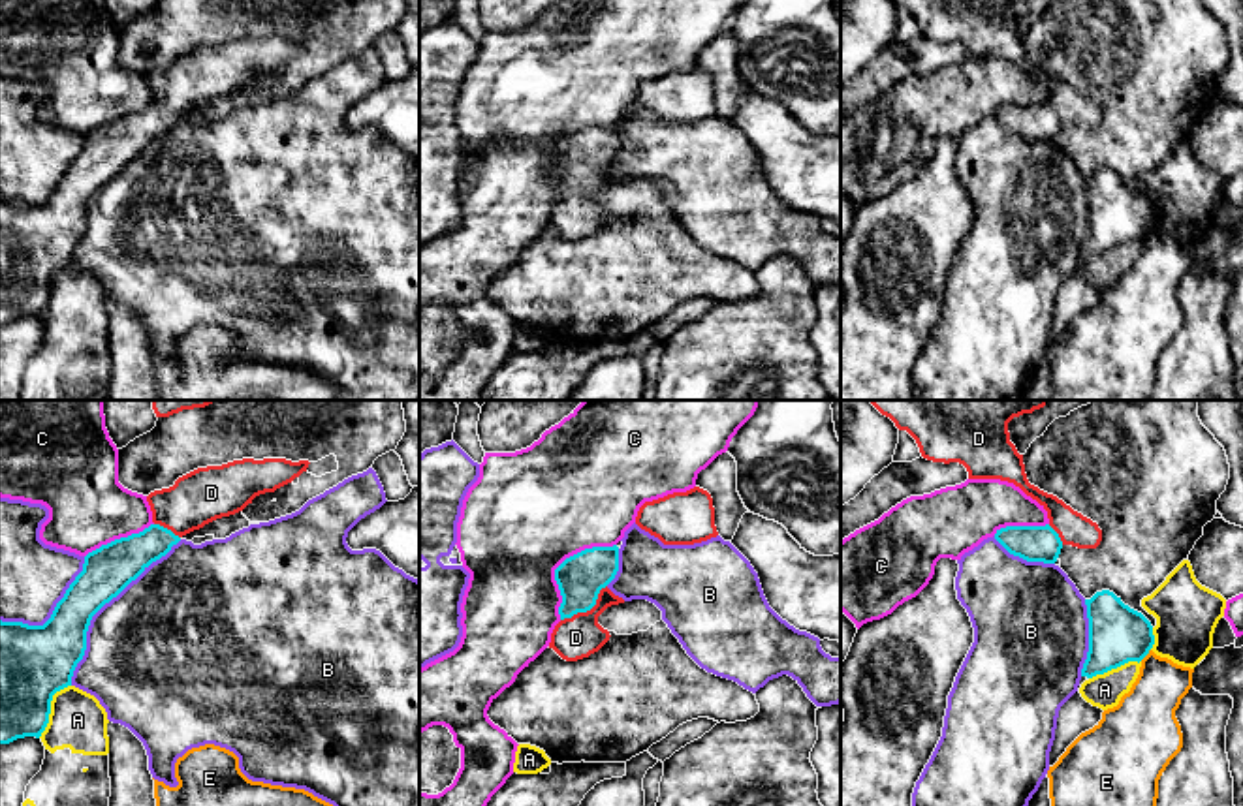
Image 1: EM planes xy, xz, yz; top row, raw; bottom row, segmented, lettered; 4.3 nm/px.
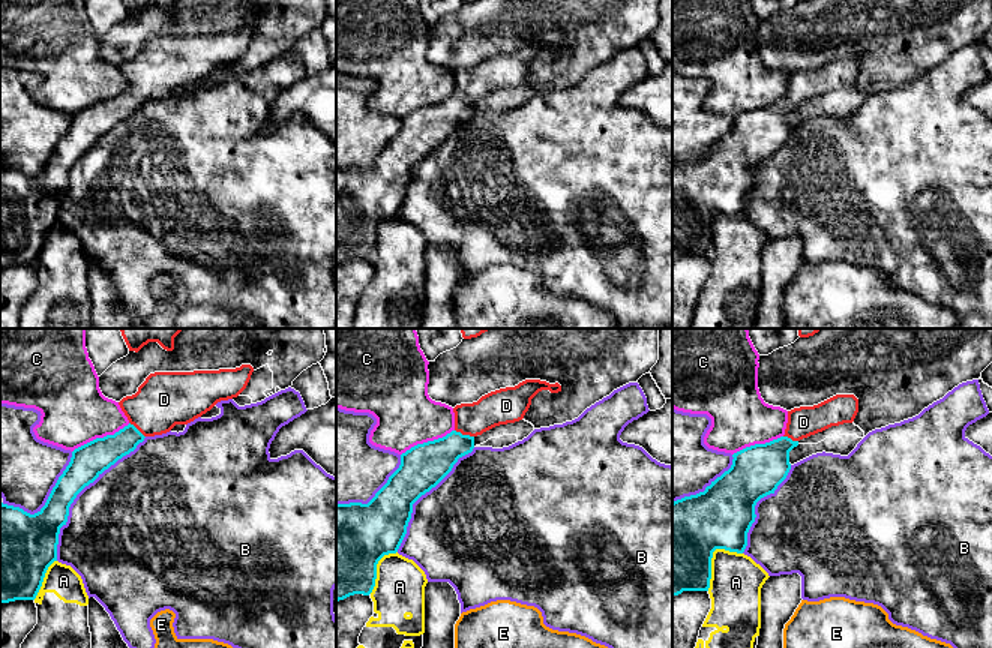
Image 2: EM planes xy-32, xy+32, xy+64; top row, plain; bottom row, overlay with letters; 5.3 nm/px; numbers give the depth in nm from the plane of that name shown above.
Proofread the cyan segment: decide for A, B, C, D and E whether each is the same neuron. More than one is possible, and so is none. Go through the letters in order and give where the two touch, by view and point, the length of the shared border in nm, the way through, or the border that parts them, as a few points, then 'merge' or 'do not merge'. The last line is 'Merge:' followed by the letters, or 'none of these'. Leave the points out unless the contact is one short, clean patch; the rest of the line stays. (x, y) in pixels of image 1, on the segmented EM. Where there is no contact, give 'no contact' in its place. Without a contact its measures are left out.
A: contact xy (49, 709); length 280 nm; do not merge
B: contact xy (102, 605); length 800 nm; do not merge
C: contact xz (561, 564); length 400 nm; do not merge
D: contact xz (587, 609); length 260 nm; merge
E: contact yz (1146, 654); length 70 nm; border yz (1149, 649), (1140, 660); do not merge
Merge: D

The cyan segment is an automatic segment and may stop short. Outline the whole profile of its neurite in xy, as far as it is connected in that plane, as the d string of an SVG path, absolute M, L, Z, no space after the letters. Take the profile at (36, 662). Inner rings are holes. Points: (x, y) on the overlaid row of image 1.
M243 458L197 468L147 496L152 524L85 556L83 571L43 626L0 620L0 744L39 738L53 695L71 686L87 650L92 616L182 535L243 511L252 500L291 483L308 460Z

